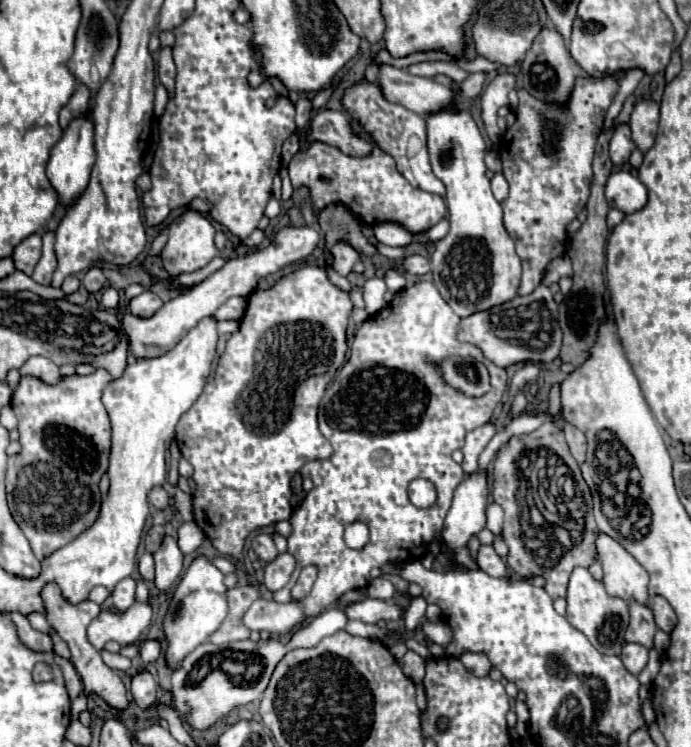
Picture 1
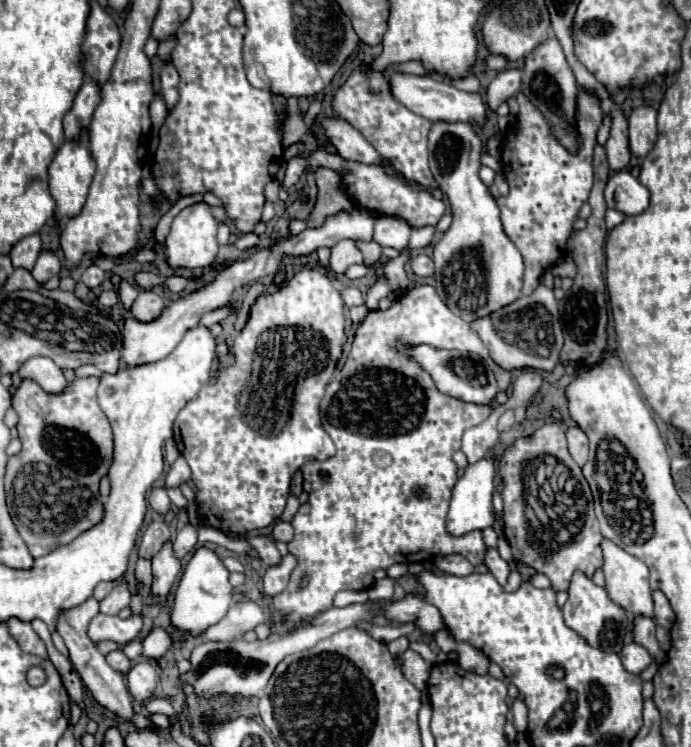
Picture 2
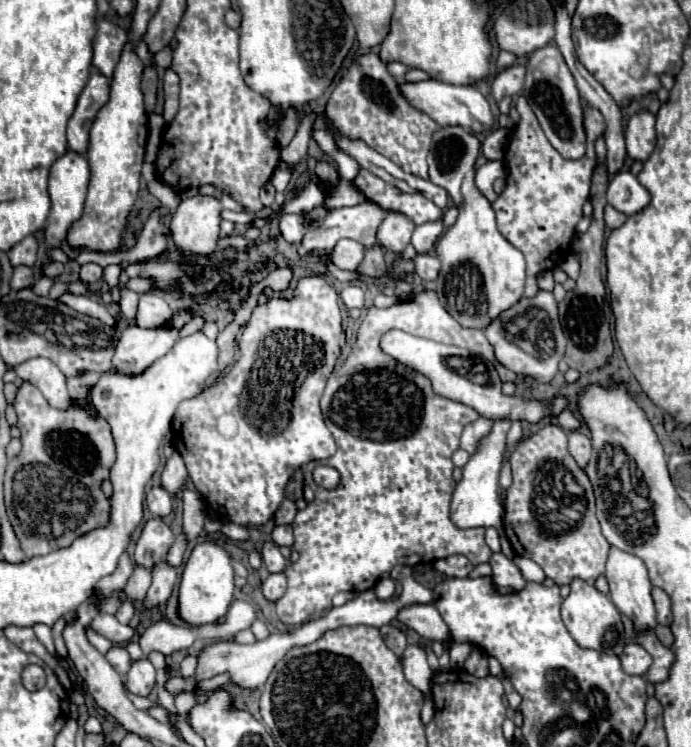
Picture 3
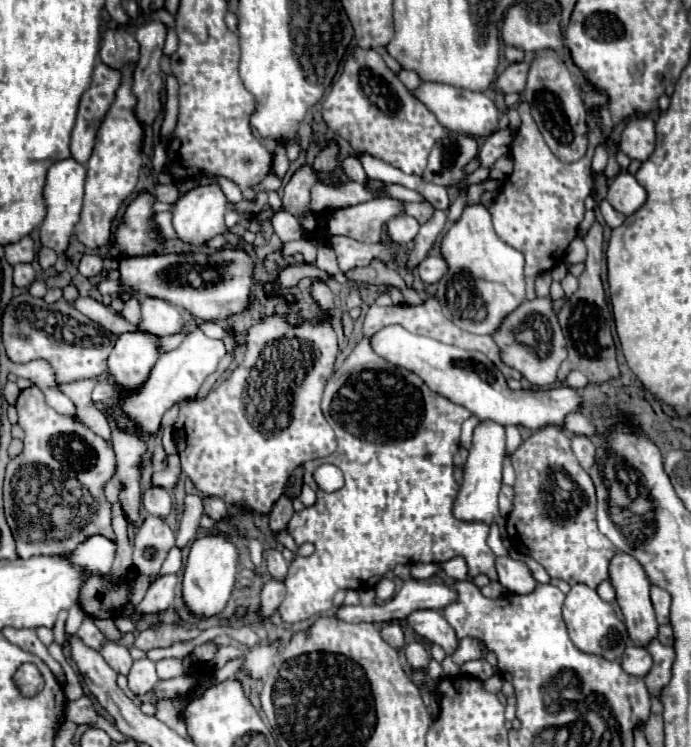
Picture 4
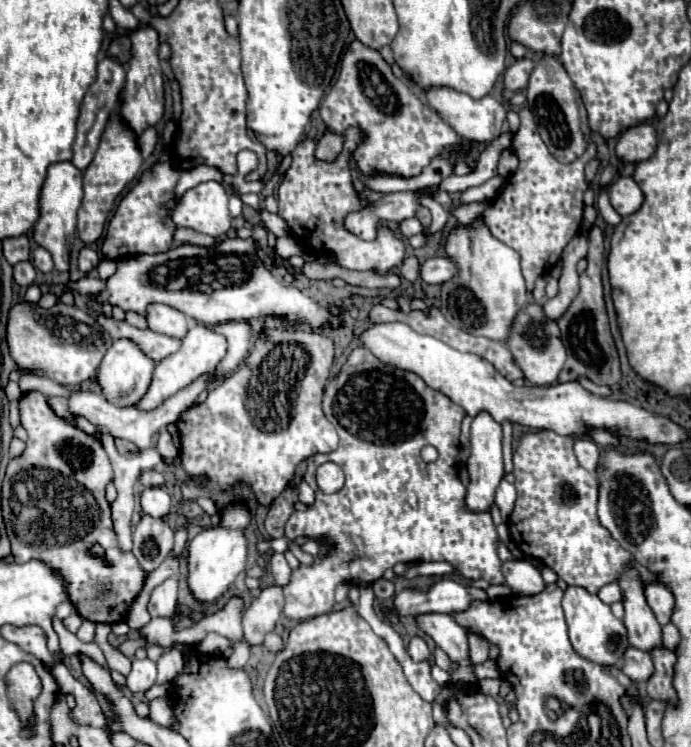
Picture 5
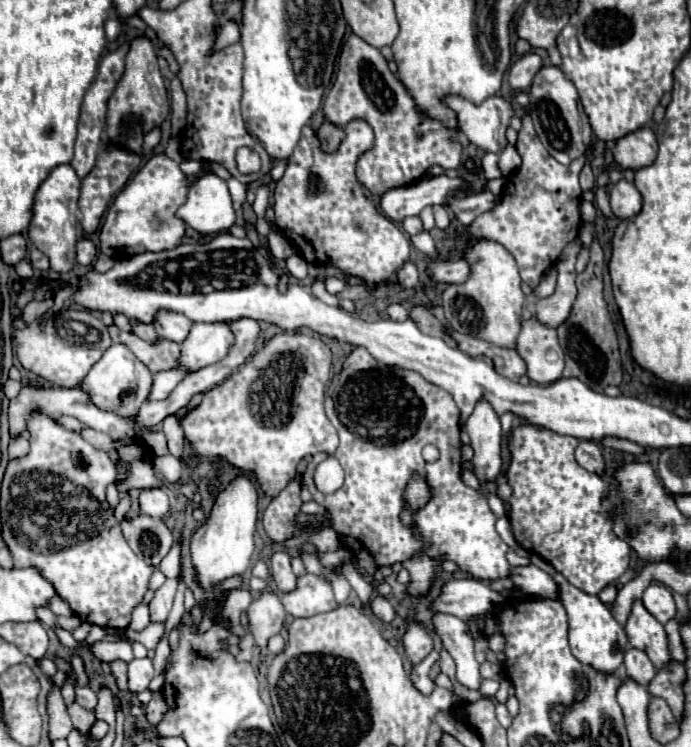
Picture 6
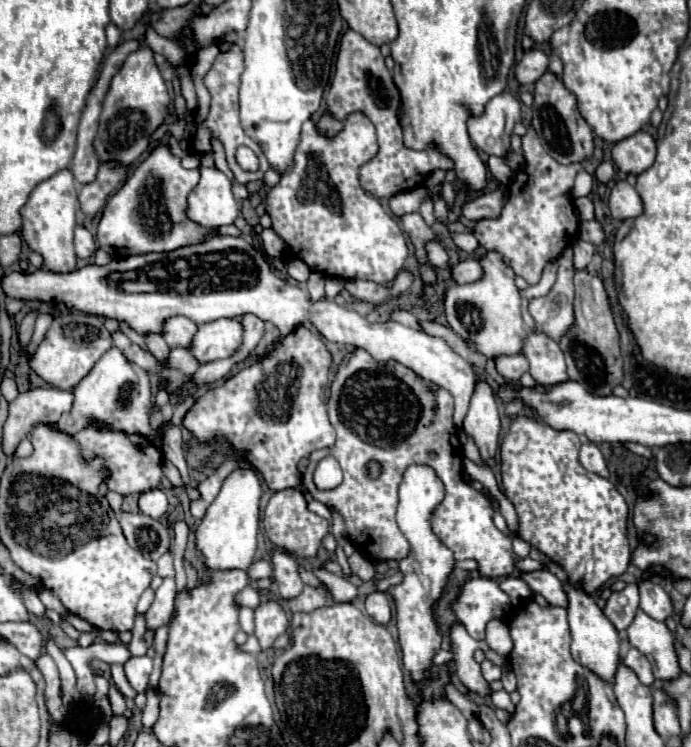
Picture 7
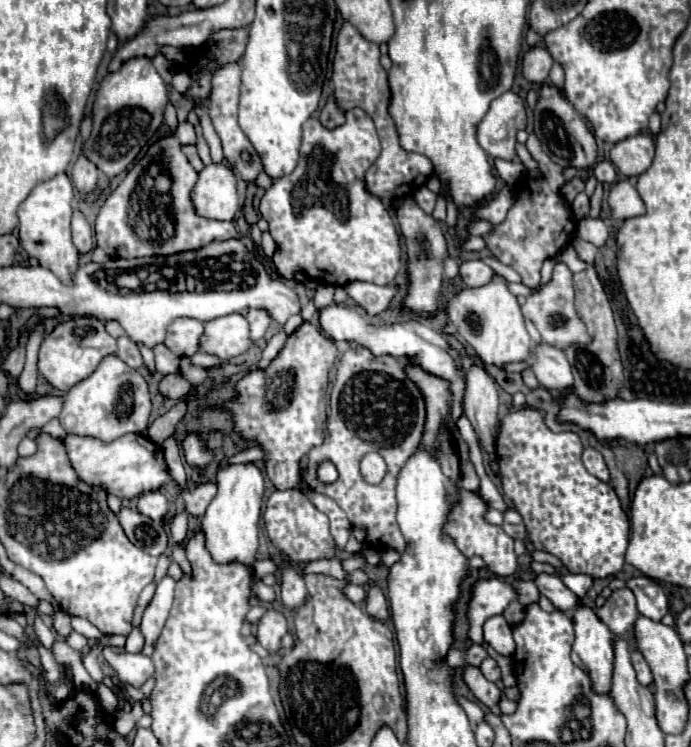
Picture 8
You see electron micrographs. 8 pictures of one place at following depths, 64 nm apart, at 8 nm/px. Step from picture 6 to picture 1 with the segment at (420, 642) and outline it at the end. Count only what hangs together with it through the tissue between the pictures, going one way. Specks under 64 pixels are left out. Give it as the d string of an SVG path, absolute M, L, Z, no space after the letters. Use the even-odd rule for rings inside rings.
M408 650L408 652L404 654L404 658L400 660L400 664L402 664L404 674L406 674L414 684L420 684L420 682L424 680L424 666L426 666L426 662L424 662L422 656L418 656L416 652Z

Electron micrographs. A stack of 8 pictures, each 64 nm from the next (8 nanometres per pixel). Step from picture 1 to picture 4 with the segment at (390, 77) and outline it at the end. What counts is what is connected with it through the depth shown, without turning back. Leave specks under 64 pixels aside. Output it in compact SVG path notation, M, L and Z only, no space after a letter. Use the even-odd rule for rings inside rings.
M424 82L418 90L416 90L418 100L422 100L426 104L426 108L430 108L430 112L434 112L438 116L438 122L448 128L450 132L456 134L468 134L468 136L490 136L498 130L498 108L496 104L482 92L470 92L470 90L462 90L462 88L454 88L448 84L434 84L434 82Z

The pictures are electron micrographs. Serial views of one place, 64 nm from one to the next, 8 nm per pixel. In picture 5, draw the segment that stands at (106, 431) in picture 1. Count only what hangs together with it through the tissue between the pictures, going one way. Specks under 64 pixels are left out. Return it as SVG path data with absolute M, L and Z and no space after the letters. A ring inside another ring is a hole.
M28 392L22 398L20 414L22 426L28 430L26 450L16 460L10 460L2 486L2 514L12 544L14 562L24 564L30 560L40 560L48 568L52 568L66 584L66 594L82 618L96 624L114 624L126 620L126 612L136 600L136 596L142 592L148 574L132 552L124 552L118 546L118 538L110 518L110 504L104 498L104 488L112 480L112 464L102 444L86 432L82 432L80 428L56 416L40 392ZM94 544L104 548L102 556L90 554L90 548Z

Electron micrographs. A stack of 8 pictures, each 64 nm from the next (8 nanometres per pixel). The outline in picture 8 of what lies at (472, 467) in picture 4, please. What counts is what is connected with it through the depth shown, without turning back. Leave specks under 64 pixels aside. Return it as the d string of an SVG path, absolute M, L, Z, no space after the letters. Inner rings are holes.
M472 364L466 370L464 412L482 440L482 448L494 452L498 432L498 392L496 380L482 364Z

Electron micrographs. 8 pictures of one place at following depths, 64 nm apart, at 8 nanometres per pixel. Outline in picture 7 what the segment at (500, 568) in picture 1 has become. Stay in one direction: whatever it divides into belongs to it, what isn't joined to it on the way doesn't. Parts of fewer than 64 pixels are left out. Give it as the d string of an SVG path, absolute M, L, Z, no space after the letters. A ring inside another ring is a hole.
M538 570L538 572L526 572L520 576L522 580L526 580L530 584L530 588L534 588L534 592L542 594L552 606L568 606L568 596L564 592L562 582L550 574L548 570Z

